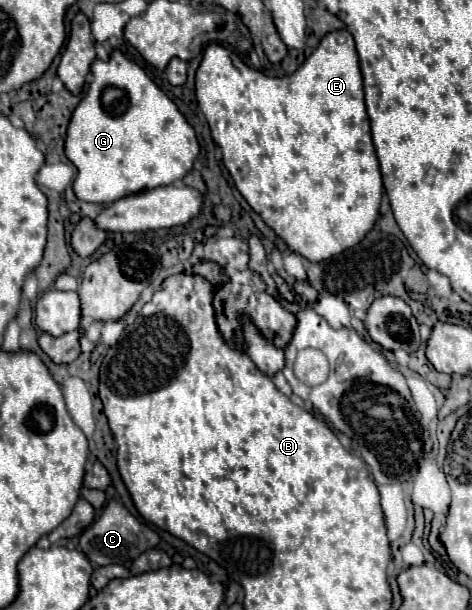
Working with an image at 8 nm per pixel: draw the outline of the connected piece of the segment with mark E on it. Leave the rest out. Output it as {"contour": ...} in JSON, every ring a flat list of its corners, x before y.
{"contour":[[334,30,334,32,326,34,320,40,318,48,310,54,310,58,292,76,284,76,284,78,264,76,262,72,248,68,242,62,242,58,238,54,234,54,230,48,224,48,222,44,210,44,206,48,202,64,196,72,196,98,198,98,198,108,202,110,202,114,208,120,214,142,222,148,222,162,228,168,230,176,234,178,236,188,246,198,246,202,264,218,264,222,288,244,288,248,292,252,308,258,310,262,320,262,320,260,332,258,332,256,356,246,372,230,372,226,376,224,376,218,378,218,384,186,382,186,382,174,380,174,376,150,374,150,372,136,370,136,370,120,368,120,368,112,366,112,366,104,364,104,364,88,362,88,362,74,360,74,360,66,358,66,358,54,354,48,354,38,348,30]]}

